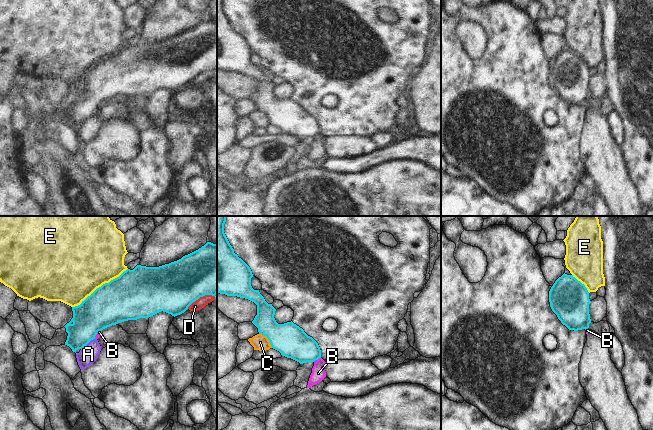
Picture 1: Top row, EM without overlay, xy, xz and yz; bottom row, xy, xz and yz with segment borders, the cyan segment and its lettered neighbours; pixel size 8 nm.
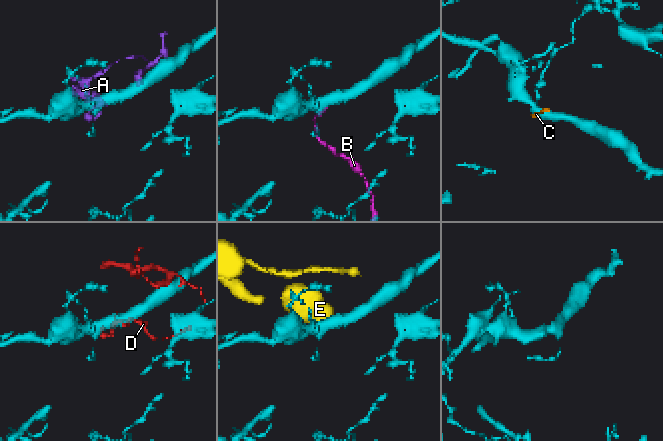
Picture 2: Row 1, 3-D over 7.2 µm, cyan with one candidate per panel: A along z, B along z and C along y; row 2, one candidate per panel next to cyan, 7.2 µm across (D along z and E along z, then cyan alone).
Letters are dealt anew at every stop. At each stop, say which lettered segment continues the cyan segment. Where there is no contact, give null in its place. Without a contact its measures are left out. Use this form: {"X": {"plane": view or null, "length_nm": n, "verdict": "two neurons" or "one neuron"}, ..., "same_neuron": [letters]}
{"A": {"plane": "xy", "length_nm": 140, "verdict": "two neurons"}, "B": {"plane": "xz", "length_nm": 40, "verdict": "two neurons"}, "C": {"plane": "xz", "length_nm": 160, "verdict": "two neurons"}, "D": {"plane": "xy", "length_nm": 240, "verdict": "two neurons"}, "E": {"plane": "xy", "length_nm": 550, "verdict": "two neurons"}, "same_neuron": []}

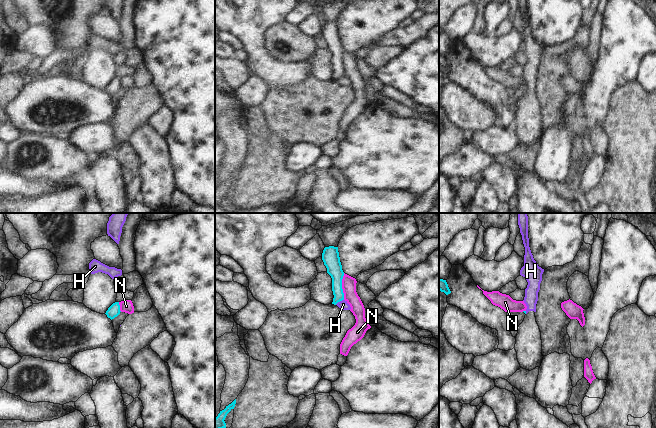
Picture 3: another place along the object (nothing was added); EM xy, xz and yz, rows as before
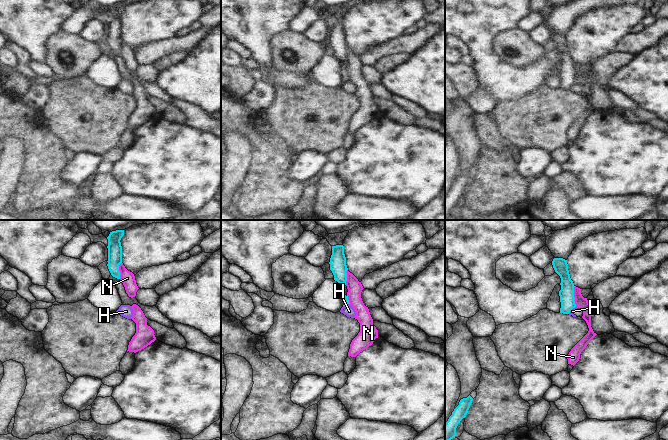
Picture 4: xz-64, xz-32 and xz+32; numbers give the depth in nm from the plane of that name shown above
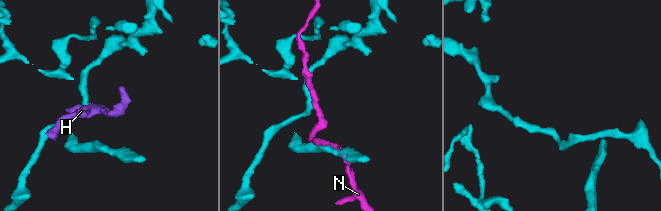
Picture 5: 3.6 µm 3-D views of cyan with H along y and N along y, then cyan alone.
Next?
{"H": {"plane": "xz", "length_nm": 80, "verdict": "two neurons"}, "N": {"plane": "xz", "length_nm": 220, "verdict": "two neurons"}, "same_neuron": []}

